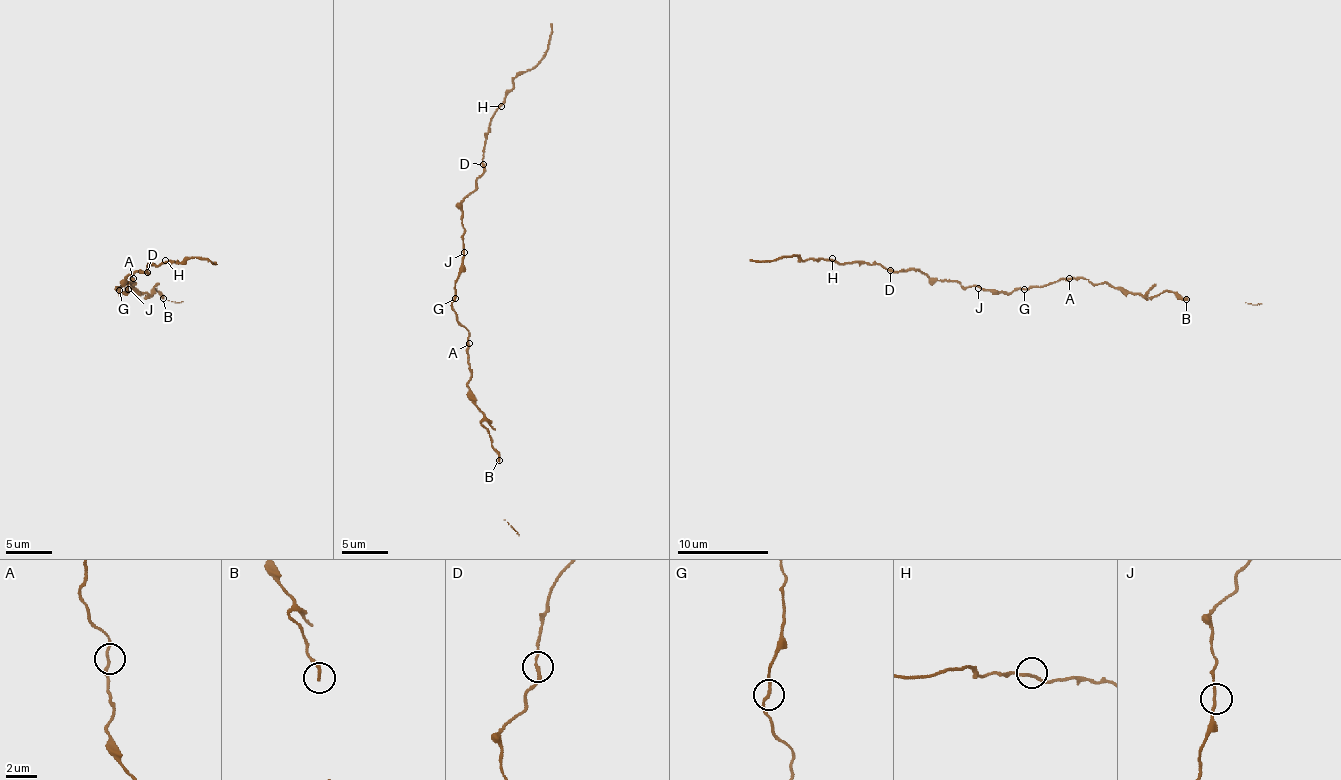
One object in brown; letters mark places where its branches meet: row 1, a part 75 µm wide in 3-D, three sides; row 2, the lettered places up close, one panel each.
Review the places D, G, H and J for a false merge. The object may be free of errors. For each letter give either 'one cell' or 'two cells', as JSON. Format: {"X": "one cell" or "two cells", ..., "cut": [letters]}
{"D": "one cell", "G": "one cell", "H": "one cell", "J": "one cell", "cut": []}

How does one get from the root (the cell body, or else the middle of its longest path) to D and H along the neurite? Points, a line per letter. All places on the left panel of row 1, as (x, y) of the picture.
D: (124, 293), (128, 284), (124, 280), (131, 273), (147, 271)
H: (124, 293), (128, 284), (124, 280), (131, 273), (147, 273), (147, 267), (160, 265), (165, 260)

